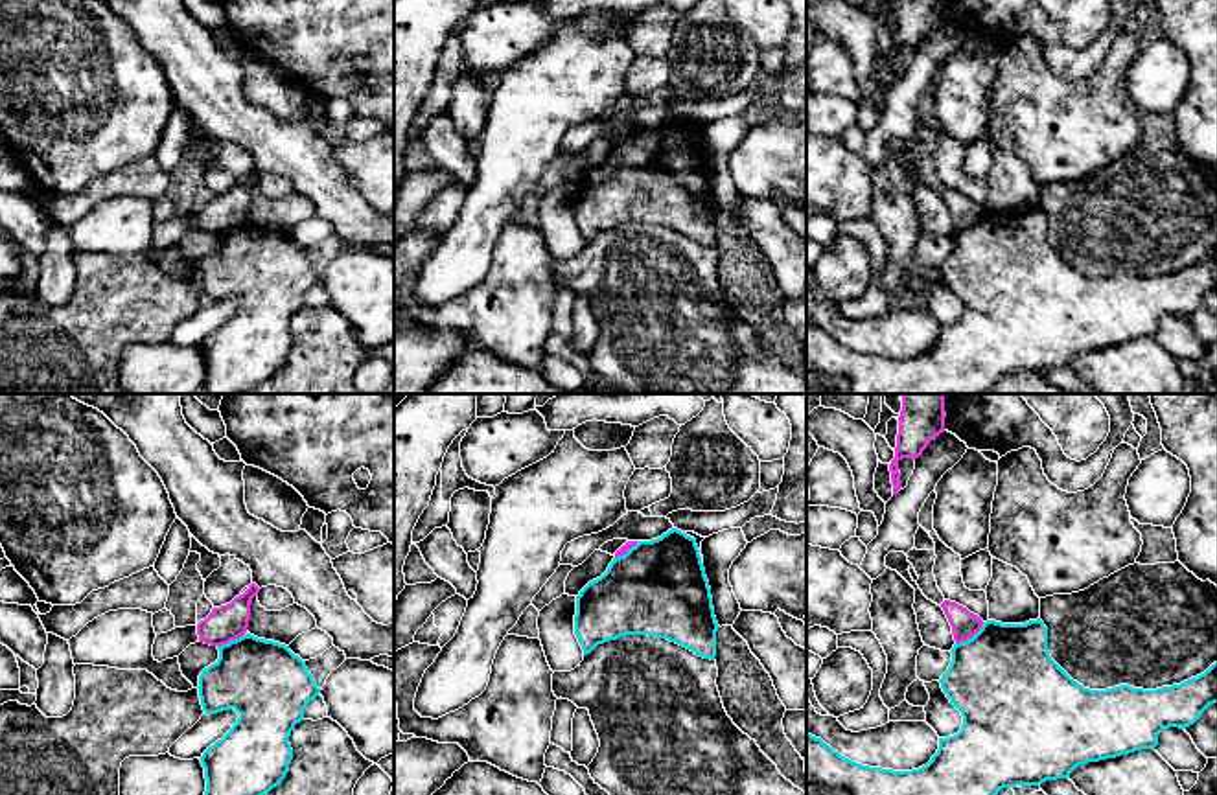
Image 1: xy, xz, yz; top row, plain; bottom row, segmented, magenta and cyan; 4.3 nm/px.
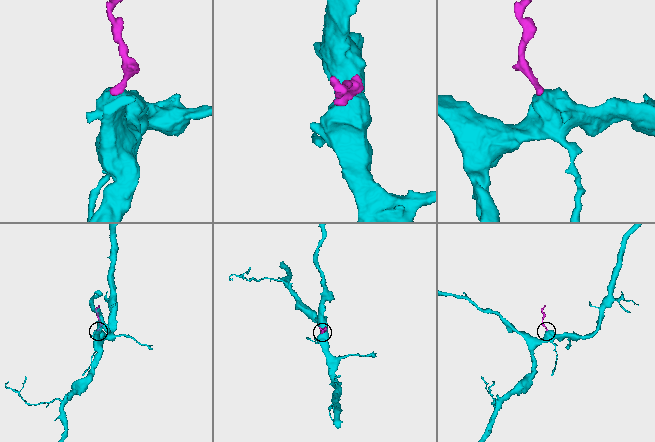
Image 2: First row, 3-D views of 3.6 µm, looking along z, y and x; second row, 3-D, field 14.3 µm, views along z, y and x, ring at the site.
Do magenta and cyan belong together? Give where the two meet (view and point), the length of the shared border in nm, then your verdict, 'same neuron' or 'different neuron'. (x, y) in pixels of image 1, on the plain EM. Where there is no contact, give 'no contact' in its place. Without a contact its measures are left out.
yz (971, 225) | 160 nm | different neuron

